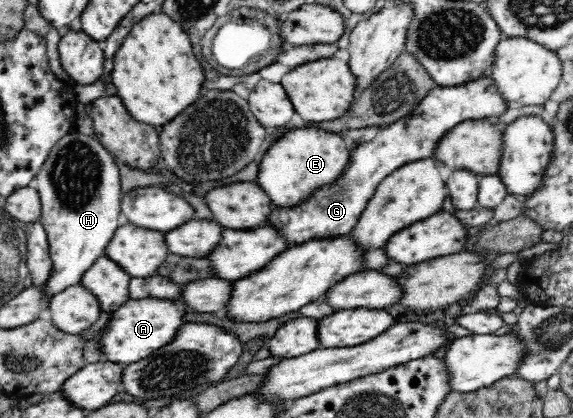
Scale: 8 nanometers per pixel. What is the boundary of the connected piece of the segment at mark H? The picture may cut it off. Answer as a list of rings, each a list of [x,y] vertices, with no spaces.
[[[71,131],[64,134],[51,147],[51,151],[35,177],[33,186],[40,194],[42,215],[39,223],[44,227],[50,240],[50,258],[54,264],[54,275],[42,285],[42,290],[52,299],[56,292],[66,286],[80,283],[84,272],[98,259],[106,256],[106,247],[113,240],[118,229],[118,217],[122,213],[122,179],[114,155],[94,135]]]

